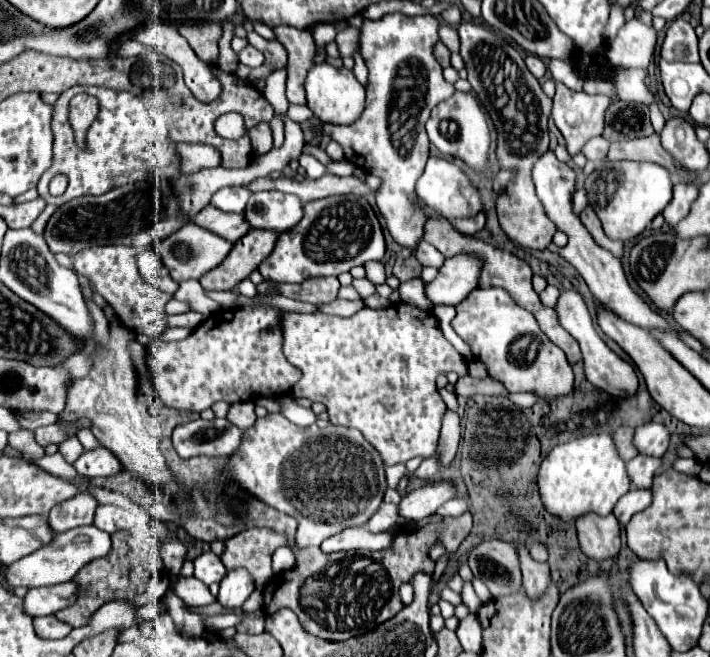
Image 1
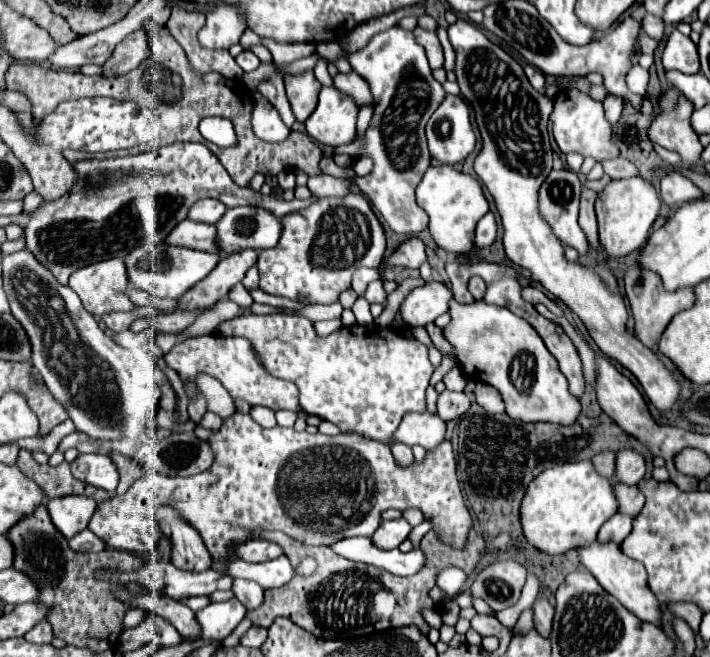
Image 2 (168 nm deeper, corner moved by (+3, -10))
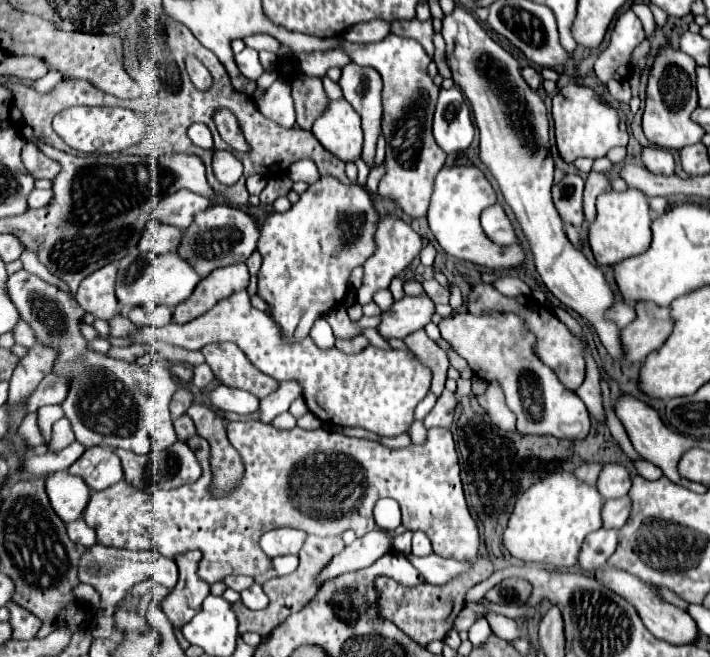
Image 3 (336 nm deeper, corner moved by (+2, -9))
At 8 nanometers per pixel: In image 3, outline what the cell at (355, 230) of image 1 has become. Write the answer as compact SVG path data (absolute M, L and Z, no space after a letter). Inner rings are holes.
M319 178L287 212L273 212L261 226L257 250L263 256L259 270L259 296L269 306L269 316L279 324L287 342L301 342L309 336L313 322L327 310L339 306L349 288L349 274L375 252L375 230L379 214L371 196L359 184L343 184L337 178Z

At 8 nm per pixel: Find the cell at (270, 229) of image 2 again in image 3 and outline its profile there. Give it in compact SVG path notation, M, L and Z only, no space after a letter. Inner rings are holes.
M215 204L211 206L211 210L201 210L199 214L195 214L195 222L191 222L187 230L183 230L177 254L181 254L181 258L189 262L201 278L207 278L217 268L245 262L255 250L257 240L259 228L249 214L229 204Z

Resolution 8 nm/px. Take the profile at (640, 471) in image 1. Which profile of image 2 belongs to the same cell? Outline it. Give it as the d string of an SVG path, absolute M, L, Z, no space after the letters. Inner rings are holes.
M616 483L614 485L614 493L616 493L616 499L618 499L618 511L622 513L628 513L628 515L638 515L640 509L644 507L644 495L642 491L638 489L638 485L630 487L626 483Z

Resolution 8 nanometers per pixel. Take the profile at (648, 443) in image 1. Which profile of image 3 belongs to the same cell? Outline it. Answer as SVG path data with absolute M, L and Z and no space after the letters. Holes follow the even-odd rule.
M605 464L595 486L597 486L599 494L605 500L609 500L609 498L621 498L631 488L629 472L623 466L619 466L619 464Z

